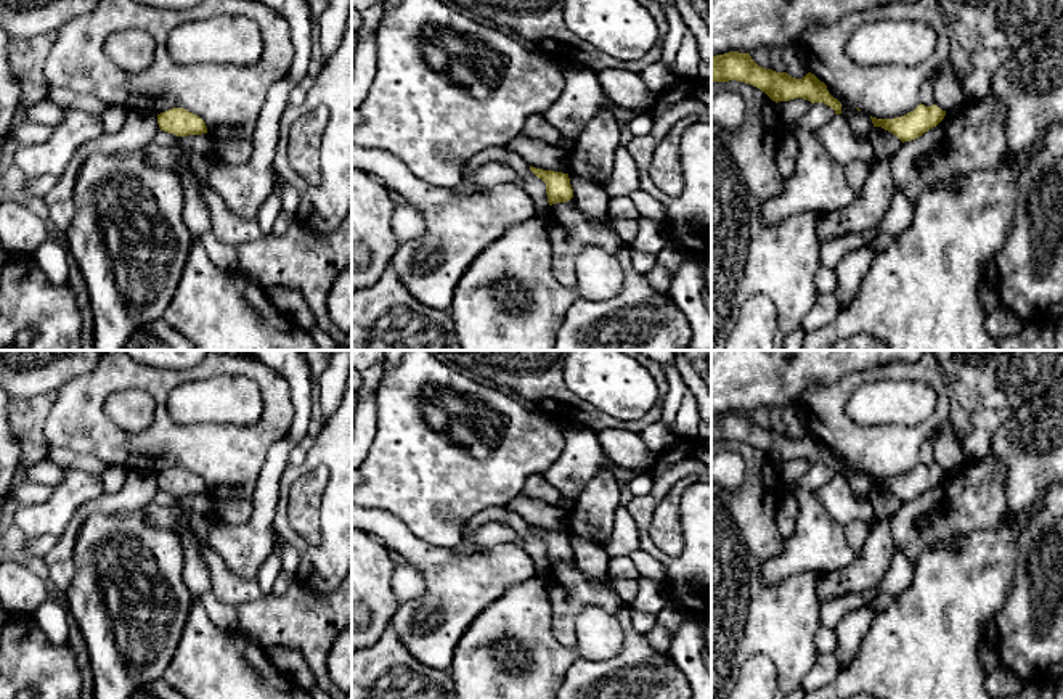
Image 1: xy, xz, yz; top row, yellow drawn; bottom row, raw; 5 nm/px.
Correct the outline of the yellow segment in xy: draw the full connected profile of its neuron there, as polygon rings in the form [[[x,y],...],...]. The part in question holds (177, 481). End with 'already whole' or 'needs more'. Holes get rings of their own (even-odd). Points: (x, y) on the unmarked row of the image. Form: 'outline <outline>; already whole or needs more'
outline [[[172,468],[157,474],[157,484],[161,490],[177,497],[207,493],[206,482],[183,468]]]; already whole

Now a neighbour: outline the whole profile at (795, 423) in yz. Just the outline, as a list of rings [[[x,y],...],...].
[[[798,403],[784,407],[782,423],[785,432],[795,439],[803,439],[809,432],[808,419]]]

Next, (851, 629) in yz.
[[[870,607],[857,609],[840,620],[833,628],[837,635],[835,659],[840,667],[846,667],[859,652],[861,641],[867,633],[875,611]]]

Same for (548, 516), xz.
[[[517,495],[506,506],[506,511],[522,516],[532,527],[568,533],[570,509],[565,509],[554,501],[544,503]]]

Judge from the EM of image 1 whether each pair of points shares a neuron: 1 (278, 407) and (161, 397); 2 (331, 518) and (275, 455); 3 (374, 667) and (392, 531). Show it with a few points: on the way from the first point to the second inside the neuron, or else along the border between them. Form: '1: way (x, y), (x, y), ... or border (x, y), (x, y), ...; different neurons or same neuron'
1: way (249, 439), (182, 439), (175, 433); same neuron
2: border (288, 465), (280, 479), (276, 503); different neurons
3: border (390, 622), (399, 640), (415, 659); different neurons

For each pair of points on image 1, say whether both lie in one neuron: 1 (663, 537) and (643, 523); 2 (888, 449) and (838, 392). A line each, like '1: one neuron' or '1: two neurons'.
1: two neurons
2: one neuron

